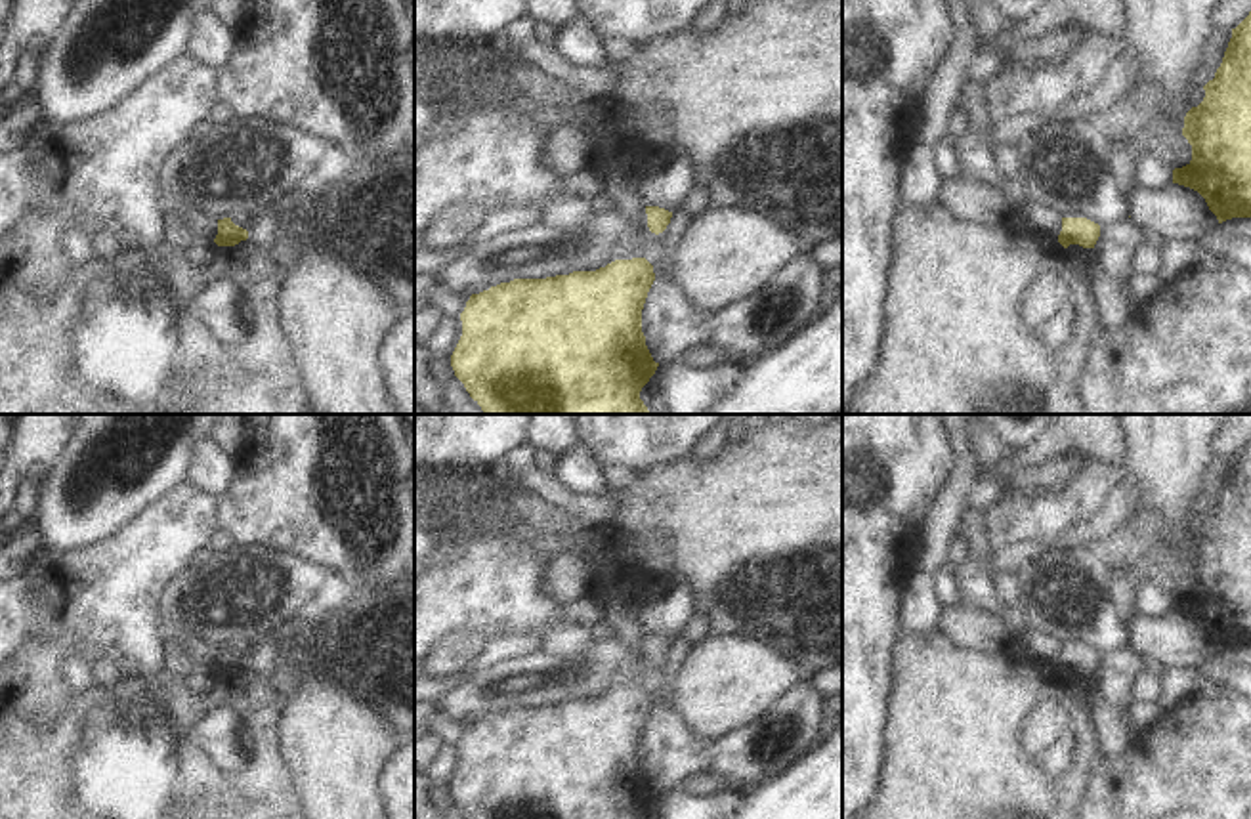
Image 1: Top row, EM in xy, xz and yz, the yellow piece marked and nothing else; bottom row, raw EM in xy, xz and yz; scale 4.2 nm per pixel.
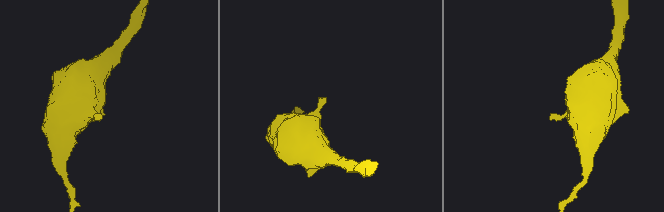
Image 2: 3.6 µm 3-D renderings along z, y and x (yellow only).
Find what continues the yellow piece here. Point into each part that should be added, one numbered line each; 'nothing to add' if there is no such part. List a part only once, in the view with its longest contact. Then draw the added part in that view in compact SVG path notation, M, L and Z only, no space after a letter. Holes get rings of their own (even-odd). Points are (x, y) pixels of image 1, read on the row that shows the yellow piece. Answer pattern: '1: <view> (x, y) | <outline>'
nothing to add

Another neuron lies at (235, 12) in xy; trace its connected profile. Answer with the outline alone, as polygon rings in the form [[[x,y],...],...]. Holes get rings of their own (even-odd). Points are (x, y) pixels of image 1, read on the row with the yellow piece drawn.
[[[214,0],[212,10],[237,32],[248,19],[248,0]]]

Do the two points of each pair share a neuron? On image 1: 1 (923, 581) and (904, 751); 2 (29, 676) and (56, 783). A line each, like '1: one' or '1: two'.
1: two
2: two

